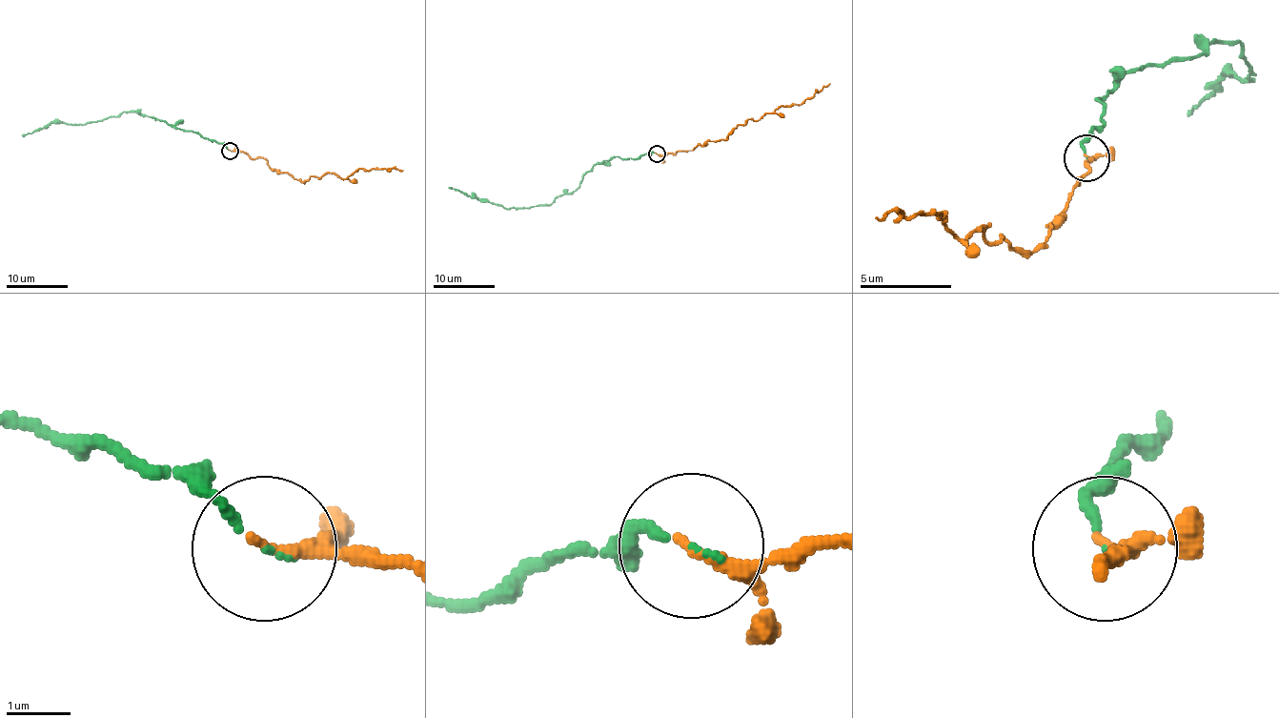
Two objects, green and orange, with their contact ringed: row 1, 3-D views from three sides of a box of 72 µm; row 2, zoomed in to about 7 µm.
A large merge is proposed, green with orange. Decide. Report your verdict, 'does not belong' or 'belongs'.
belongs

